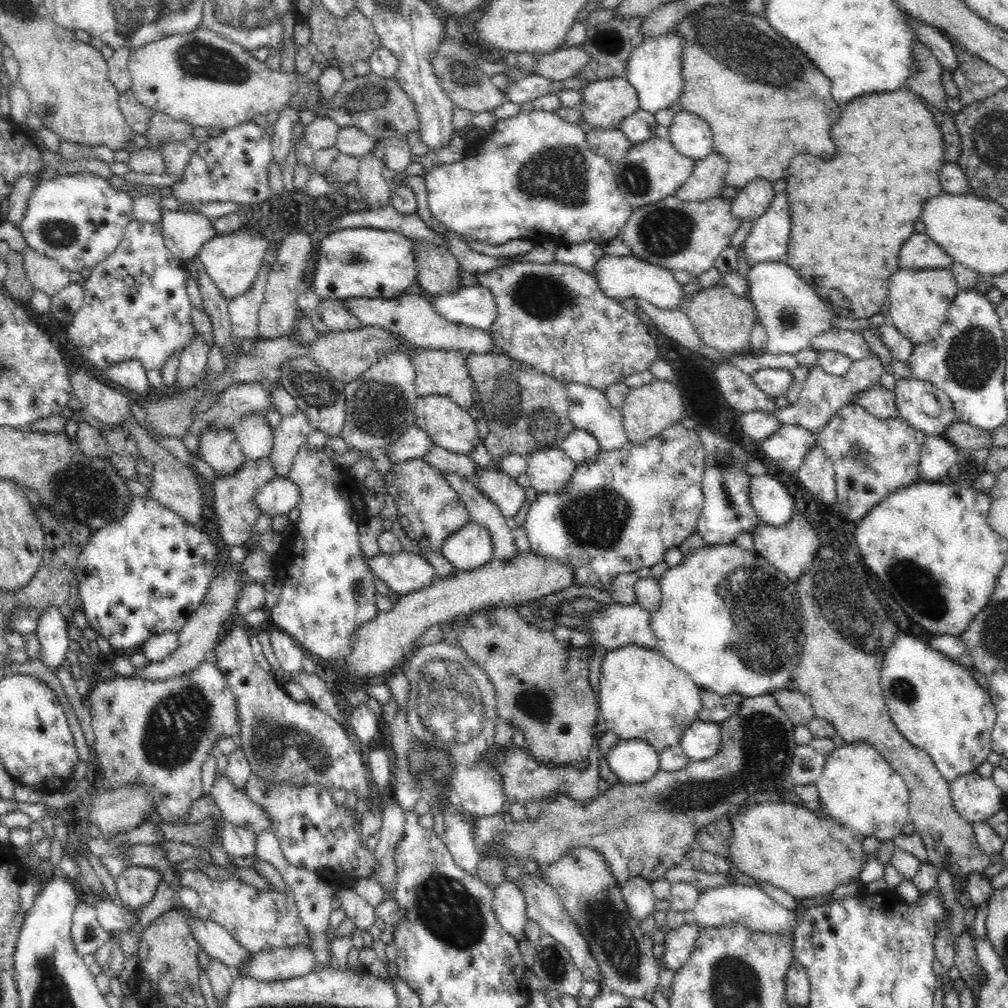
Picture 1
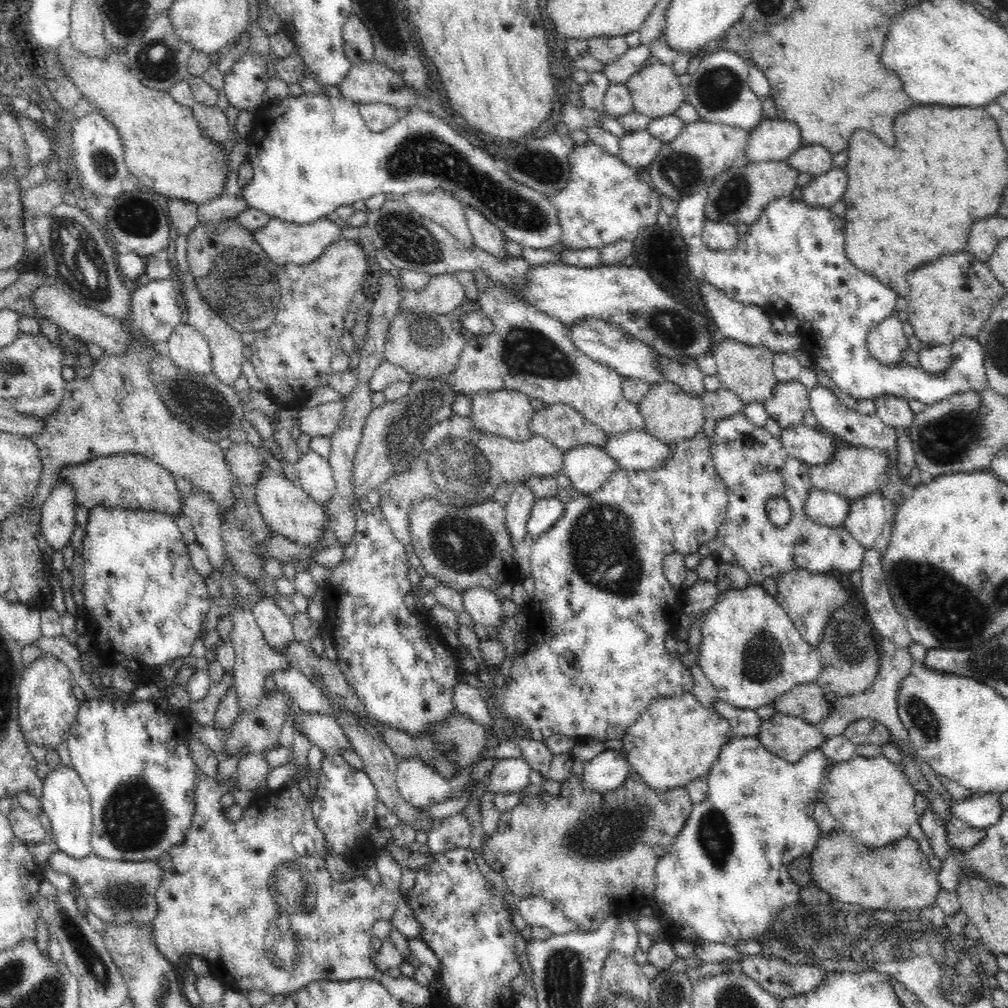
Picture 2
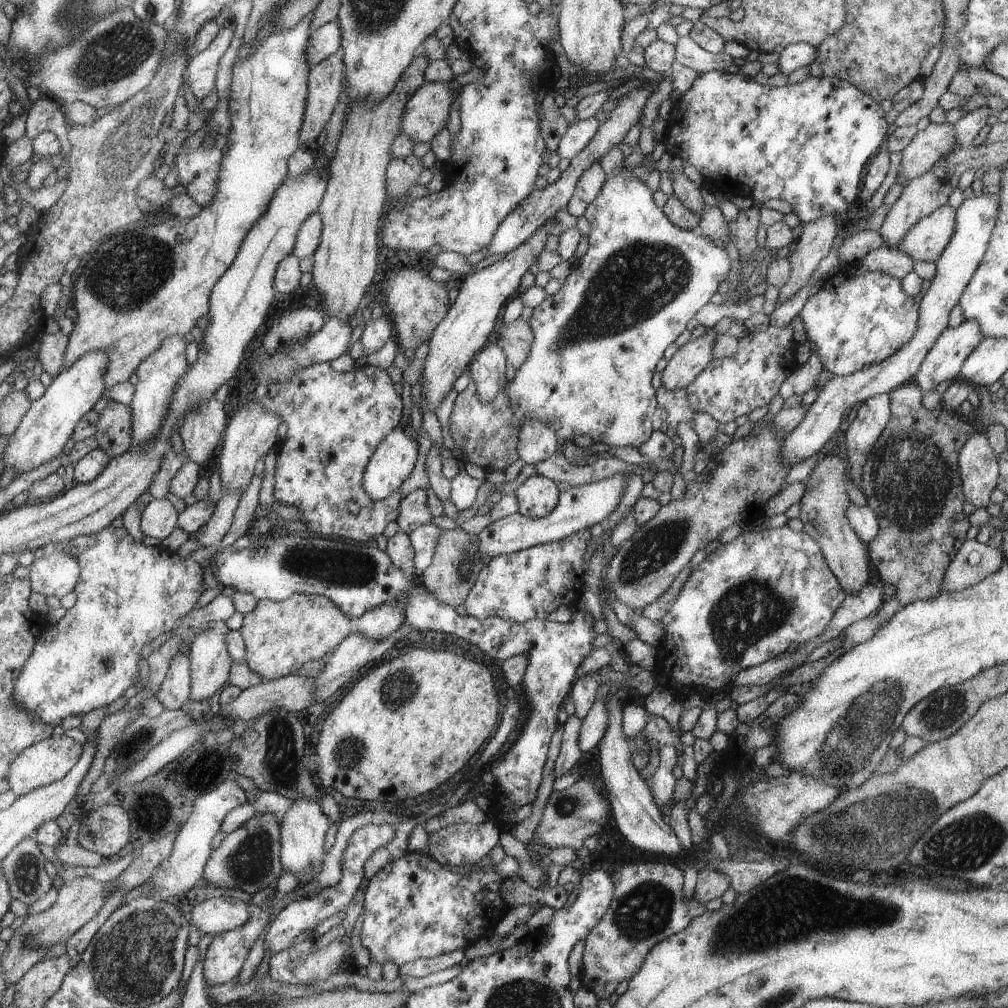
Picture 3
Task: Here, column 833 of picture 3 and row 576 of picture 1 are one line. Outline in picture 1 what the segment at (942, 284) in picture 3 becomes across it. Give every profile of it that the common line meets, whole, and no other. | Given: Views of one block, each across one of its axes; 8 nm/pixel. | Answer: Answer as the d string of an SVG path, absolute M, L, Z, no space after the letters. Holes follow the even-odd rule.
M405 550L392 555L379 553L365 561L376 578L384 580L398 596L429 588L438 576L428 560L418 553Z

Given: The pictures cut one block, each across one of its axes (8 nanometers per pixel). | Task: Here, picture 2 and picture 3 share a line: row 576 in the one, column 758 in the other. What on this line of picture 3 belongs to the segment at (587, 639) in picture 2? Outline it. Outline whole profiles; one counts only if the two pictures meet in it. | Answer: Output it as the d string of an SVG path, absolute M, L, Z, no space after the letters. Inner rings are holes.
M788 525L771 530L744 531L729 544L721 544L716 550L708 553L706 558L691 571L691 576L684 582L683 588L674 599L671 609L668 609L668 612L659 620L664 629L664 652L670 658L668 662L672 662L673 666L670 668L671 672L668 673L668 681L670 679L676 680L676 684L680 684L680 688L690 688L690 690L692 688L704 688L708 692L710 690L720 692L733 685L734 677L739 672L778 657L780 653L786 652L796 642L800 645L806 645L808 641L814 640L814 638L819 637L819 634L826 632L847 594L836 575L830 572L831 568L828 568L828 565L819 542L804 531L793 532Z

